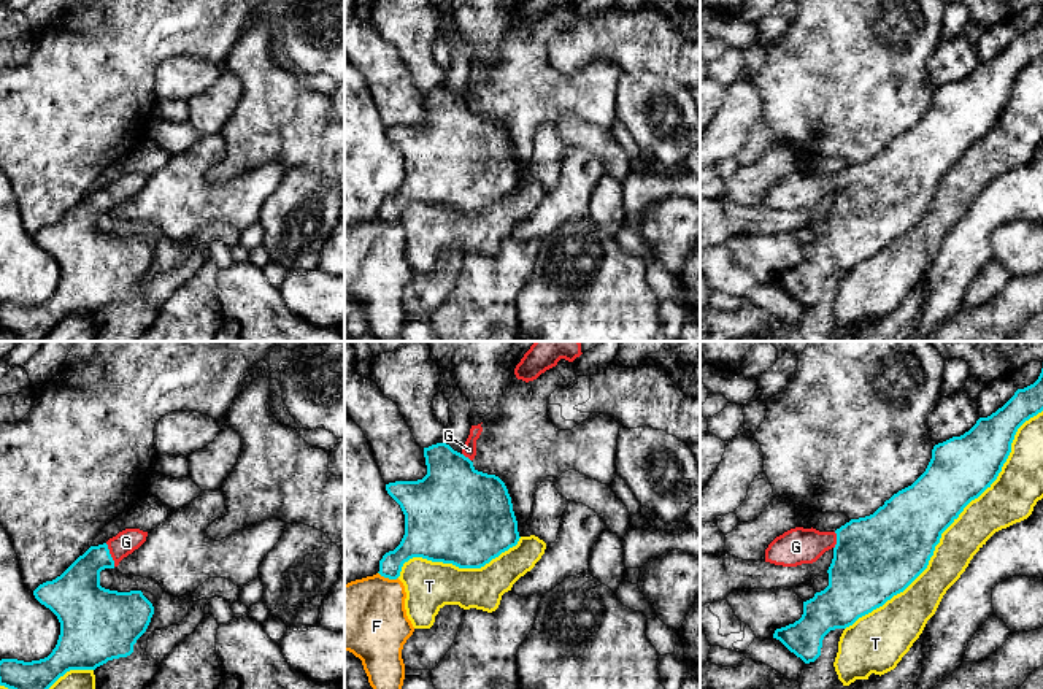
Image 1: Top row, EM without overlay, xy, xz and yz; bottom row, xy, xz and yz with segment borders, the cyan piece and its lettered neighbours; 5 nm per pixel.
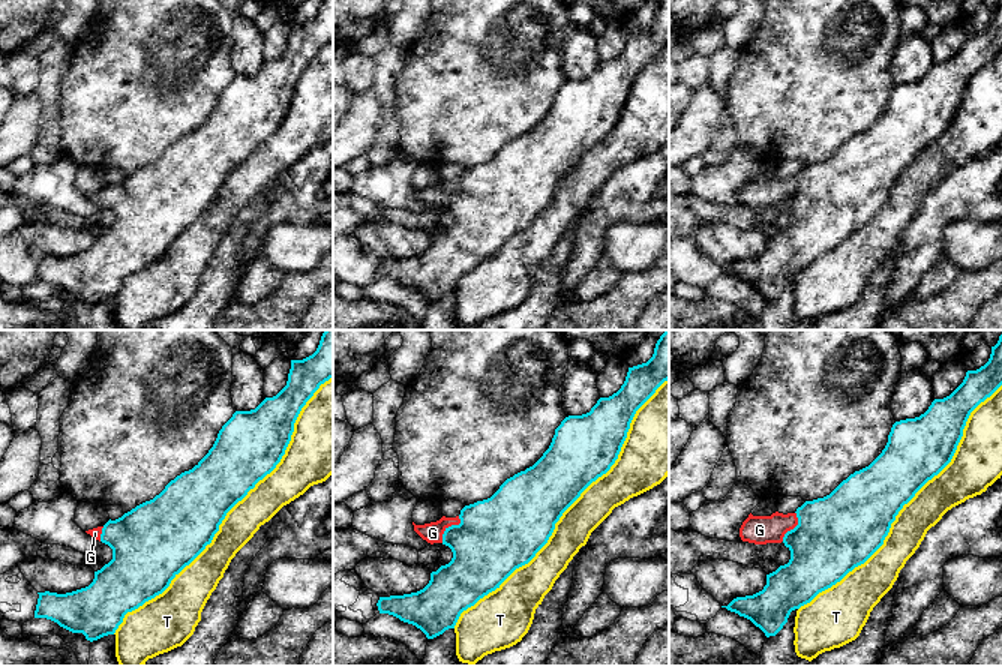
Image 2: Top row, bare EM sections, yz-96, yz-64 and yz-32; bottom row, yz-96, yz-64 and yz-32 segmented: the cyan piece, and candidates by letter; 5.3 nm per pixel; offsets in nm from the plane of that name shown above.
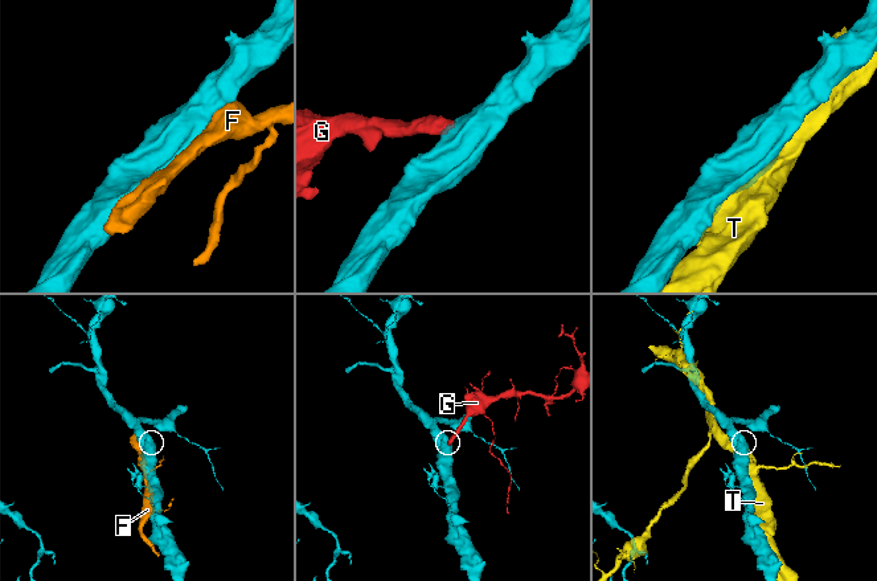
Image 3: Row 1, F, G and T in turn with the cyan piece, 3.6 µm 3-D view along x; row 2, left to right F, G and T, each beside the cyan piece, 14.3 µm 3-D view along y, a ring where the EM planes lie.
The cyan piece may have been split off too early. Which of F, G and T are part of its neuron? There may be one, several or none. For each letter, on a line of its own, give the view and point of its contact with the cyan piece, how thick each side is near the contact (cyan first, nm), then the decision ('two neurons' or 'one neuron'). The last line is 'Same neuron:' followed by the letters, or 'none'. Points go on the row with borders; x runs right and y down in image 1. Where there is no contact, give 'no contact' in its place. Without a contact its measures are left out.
F: xz (388, 577) | 180/380 nm | two neurons
G: xy (110, 554) | 240/120 nm | one neuron
T: yz (950, 524) | 360/220 nm | two neurons
Same neuron: G

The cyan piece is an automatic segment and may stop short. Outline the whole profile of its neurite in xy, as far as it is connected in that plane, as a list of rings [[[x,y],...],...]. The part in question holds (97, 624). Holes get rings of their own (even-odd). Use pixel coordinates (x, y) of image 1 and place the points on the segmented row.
[[[125,529],[106,543],[90,546],[60,576],[40,584],[33,595],[60,622],[60,635],[52,652],[40,660],[0,660],[0,686],[8,689],[49,689],[70,670],[95,670],[108,660],[127,657],[146,632],[154,614],[152,603],[141,591],[117,592],[100,586],[100,572],[114,568],[146,541],[148,532]]]

